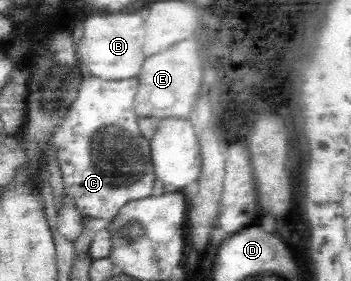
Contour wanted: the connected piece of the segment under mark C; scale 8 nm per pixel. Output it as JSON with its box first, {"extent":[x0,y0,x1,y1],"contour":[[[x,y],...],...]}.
{"extent":[51,76,157,221],"contour":[[[83,76],[79,92],[63,120],[55,126],[51,139],[62,172],[64,190],[76,202],[82,216],[113,221],[127,202],[151,196],[153,184],[157,184],[154,164],[151,160],[150,141],[145,138],[137,124],[133,112],[133,102],[139,88],[139,79],[107,80],[95,76]]]}

